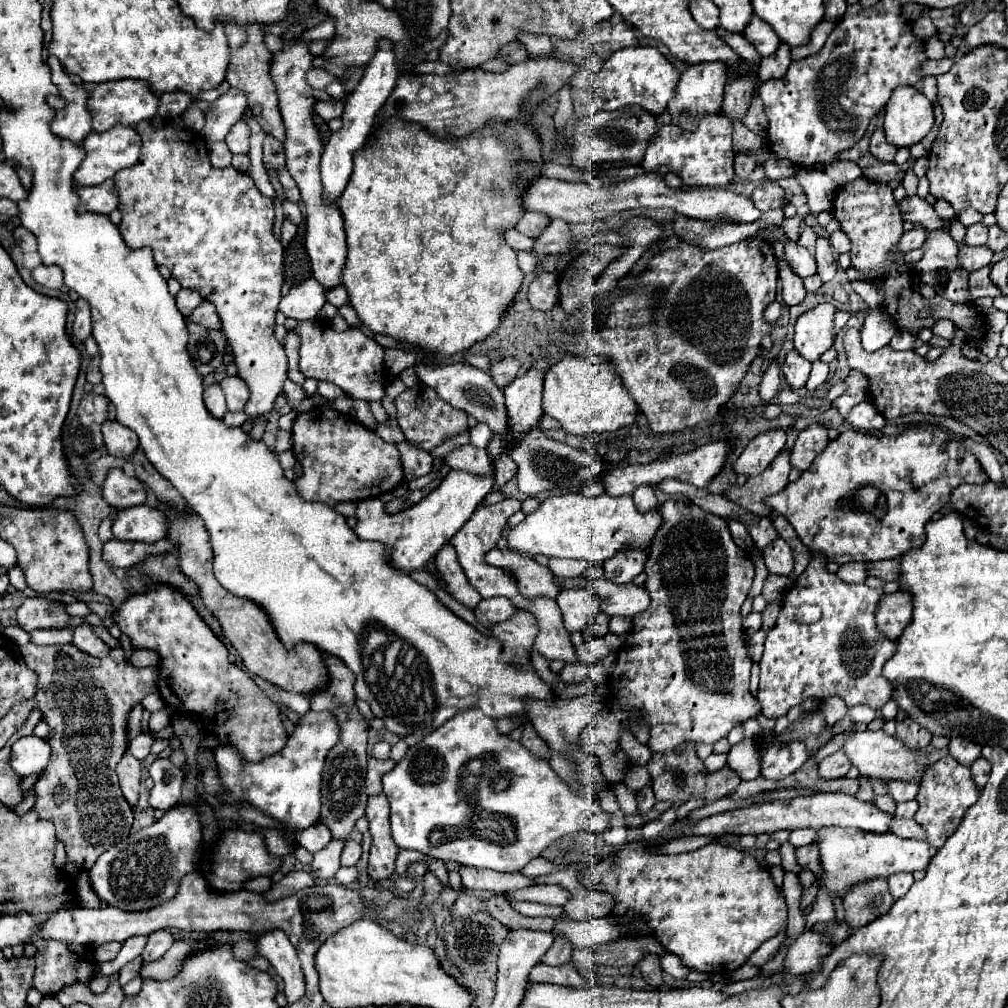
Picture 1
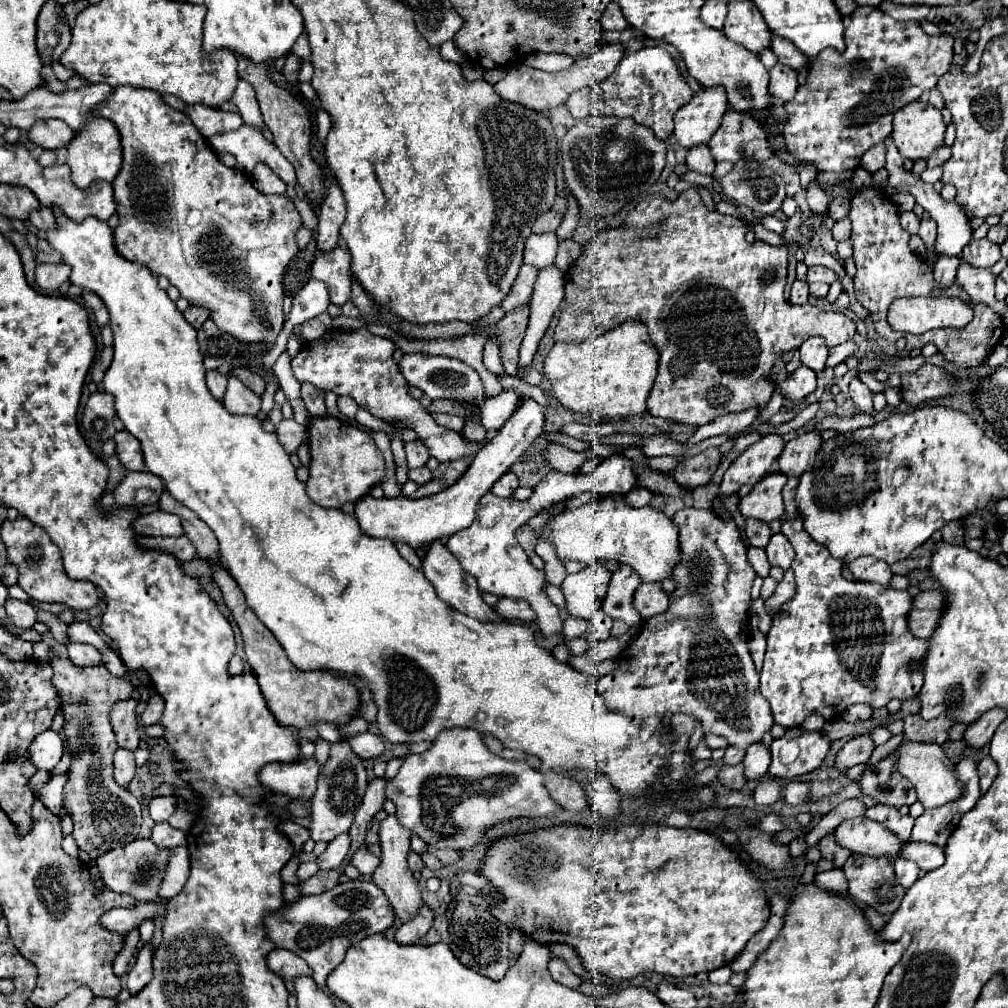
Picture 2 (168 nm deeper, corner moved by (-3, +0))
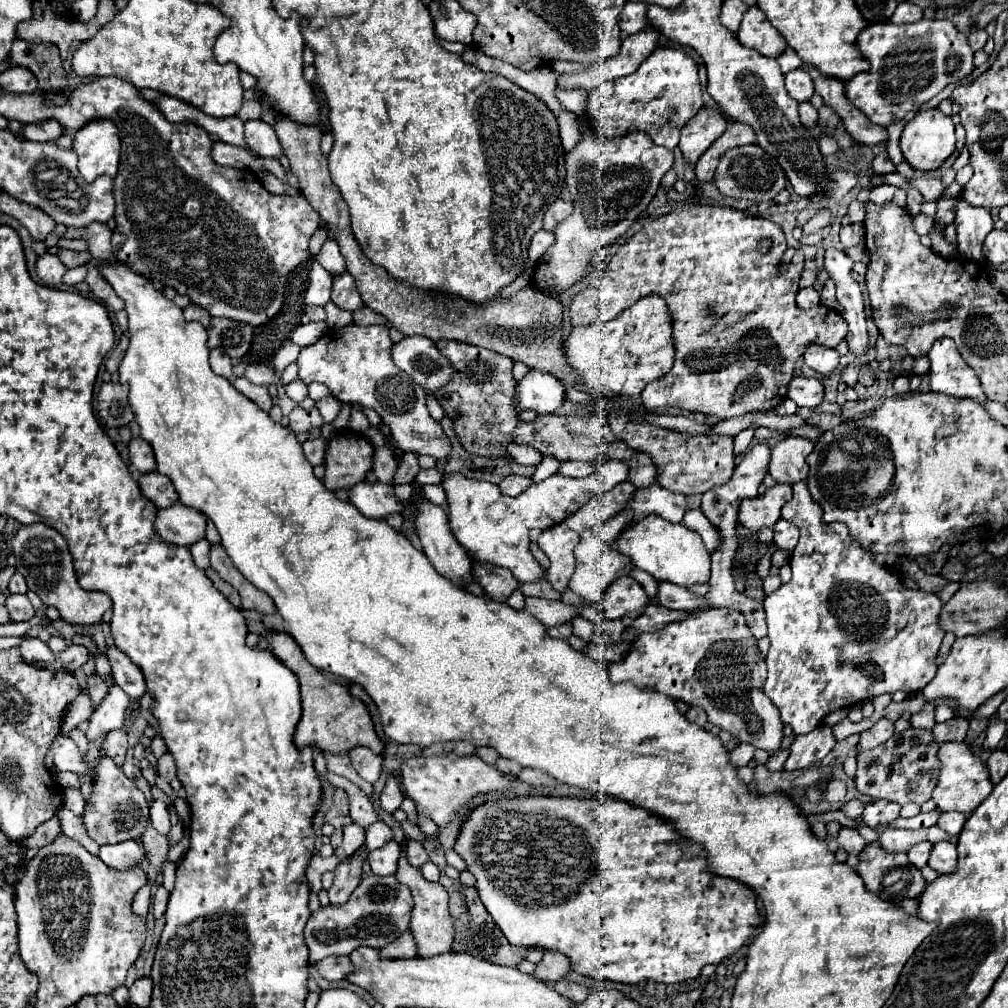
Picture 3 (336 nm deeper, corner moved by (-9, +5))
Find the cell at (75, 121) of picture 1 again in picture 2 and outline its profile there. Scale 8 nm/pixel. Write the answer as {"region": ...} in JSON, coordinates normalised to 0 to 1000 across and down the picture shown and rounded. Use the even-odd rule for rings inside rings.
{"region":[[[41,120],[29,128],[29,140],[43,148],[64,146],[72,138],[72,128],[61,120]]]}

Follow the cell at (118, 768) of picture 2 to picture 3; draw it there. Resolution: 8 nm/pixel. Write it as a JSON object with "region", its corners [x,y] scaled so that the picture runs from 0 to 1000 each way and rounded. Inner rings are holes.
{"region":[[[112,724],[100,738],[100,746],[108,748],[116,760],[122,760],[126,748],[126,728],[122,724]]]}

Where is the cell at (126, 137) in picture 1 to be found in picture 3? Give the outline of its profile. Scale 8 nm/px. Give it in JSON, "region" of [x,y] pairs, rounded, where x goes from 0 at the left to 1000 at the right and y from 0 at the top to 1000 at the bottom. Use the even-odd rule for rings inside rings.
{"region":[[[92,119],[78,127],[72,149],[78,155],[78,171],[84,181],[92,181],[100,173],[114,177],[120,143],[116,125],[110,119]]]}

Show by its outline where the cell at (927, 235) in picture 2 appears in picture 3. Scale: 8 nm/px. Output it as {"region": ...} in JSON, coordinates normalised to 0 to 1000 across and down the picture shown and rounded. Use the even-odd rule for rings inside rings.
{"region":[[[934,196],[934,198],[930,200],[928,220],[930,220],[934,226],[941,224],[941,222],[945,220],[945,216],[947,216],[947,210],[945,210],[945,198],[947,198],[947,196]]]}

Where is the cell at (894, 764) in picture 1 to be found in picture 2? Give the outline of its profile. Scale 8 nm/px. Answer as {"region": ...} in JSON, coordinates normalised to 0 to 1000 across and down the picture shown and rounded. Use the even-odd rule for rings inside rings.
{"region":[[[898,735],[894,737],[894,741],[890,743],[892,747],[892,757],[890,763],[894,765],[894,769],[898,769],[908,785],[910,785],[910,793],[918,803],[928,803],[934,801],[936,797],[943,797],[949,795],[955,789],[955,781],[951,777],[951,773],[947,771],[947,759],[945,755],[938,749],[936,741],[930,741],[928,737],[906,737],[906,735]]]}

